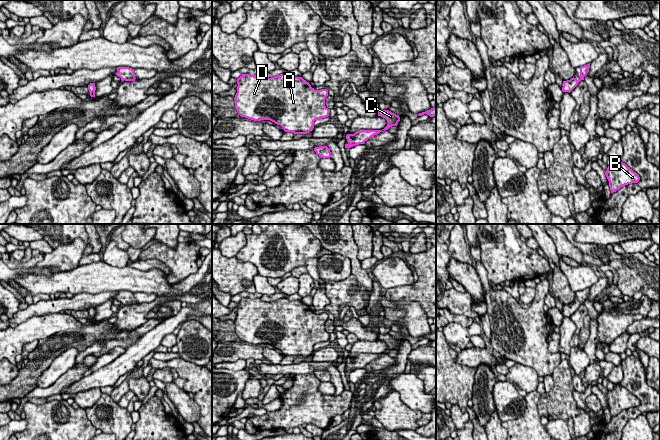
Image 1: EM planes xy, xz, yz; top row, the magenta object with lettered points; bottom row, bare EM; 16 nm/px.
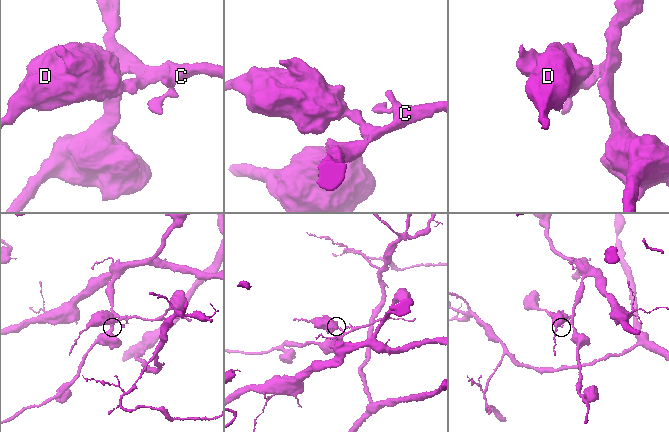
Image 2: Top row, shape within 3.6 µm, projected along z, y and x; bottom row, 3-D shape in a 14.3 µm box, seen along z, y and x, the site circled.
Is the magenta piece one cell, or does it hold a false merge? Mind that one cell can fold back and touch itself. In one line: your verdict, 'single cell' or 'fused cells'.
single cell

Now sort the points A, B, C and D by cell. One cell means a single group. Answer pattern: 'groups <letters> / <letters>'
groups A B C D

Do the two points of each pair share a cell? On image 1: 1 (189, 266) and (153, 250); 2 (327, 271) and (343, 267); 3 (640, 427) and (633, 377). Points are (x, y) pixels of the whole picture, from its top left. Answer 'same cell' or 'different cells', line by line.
1: same cell
2: same cell
3: different cells

